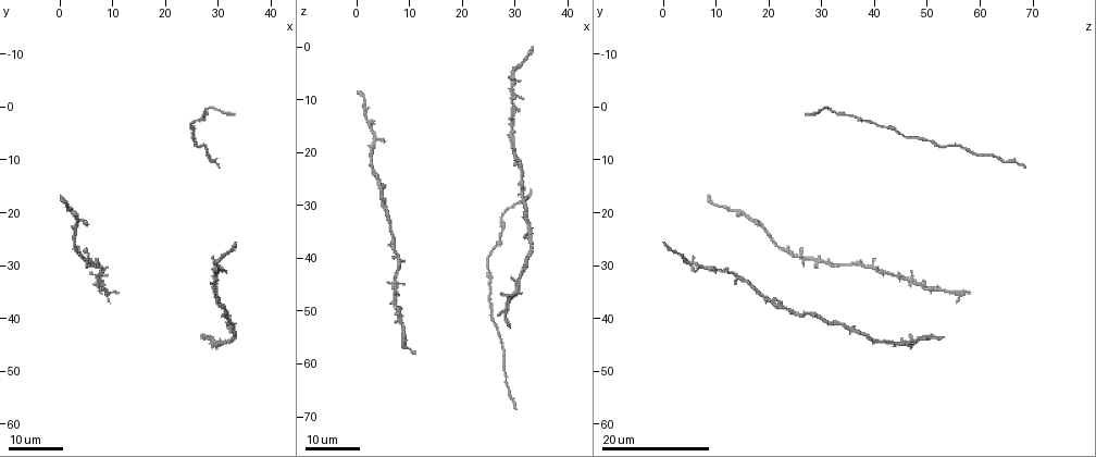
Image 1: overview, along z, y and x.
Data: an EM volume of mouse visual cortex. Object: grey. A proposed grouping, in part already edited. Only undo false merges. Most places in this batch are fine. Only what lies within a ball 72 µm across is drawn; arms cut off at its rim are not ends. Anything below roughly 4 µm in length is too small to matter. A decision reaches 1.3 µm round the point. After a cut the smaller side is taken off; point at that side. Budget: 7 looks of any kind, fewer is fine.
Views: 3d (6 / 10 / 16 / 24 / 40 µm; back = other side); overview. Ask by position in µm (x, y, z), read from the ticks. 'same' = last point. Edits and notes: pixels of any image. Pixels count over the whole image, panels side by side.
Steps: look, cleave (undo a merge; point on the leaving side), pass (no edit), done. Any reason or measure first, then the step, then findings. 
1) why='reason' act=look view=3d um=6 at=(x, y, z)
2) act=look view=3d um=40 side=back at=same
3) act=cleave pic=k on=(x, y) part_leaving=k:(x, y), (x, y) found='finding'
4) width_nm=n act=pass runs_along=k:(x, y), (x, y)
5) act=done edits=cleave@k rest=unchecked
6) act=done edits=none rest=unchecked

act=look view=3d um=24 at=(25.5, 7.0, 52.0)

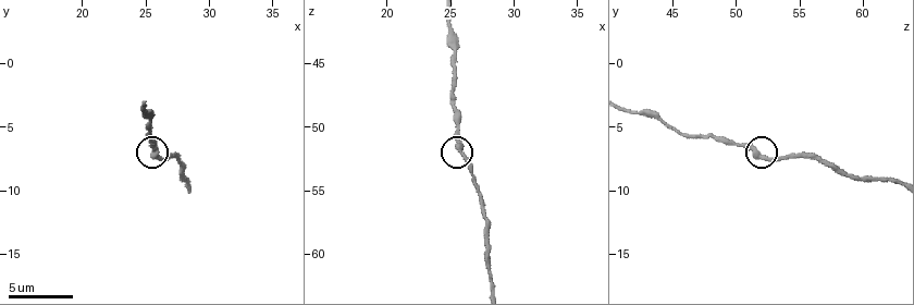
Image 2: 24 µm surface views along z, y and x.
act=look view=3d um=6 at=(26.0, 7.2, 51.4)

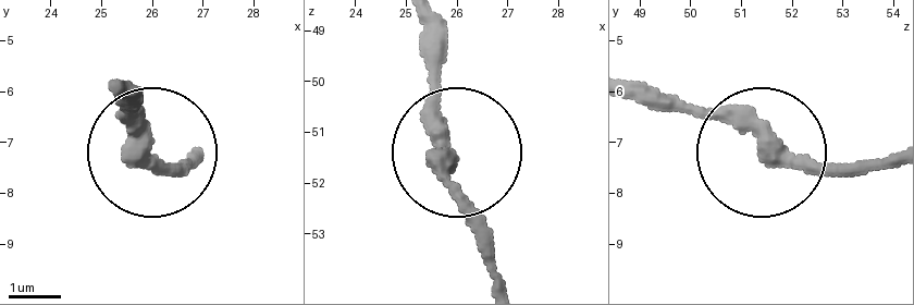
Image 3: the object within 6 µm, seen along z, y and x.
act=pass found='one neuron here'

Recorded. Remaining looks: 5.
act=look view=3d um=24 at=(27.5, 1.0, 32.5)

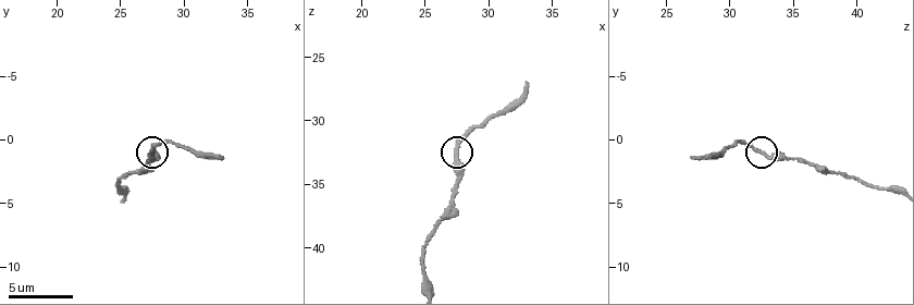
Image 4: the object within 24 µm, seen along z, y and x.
act=look view=3d um=6 at=(27.4, 1.2, 32.8)

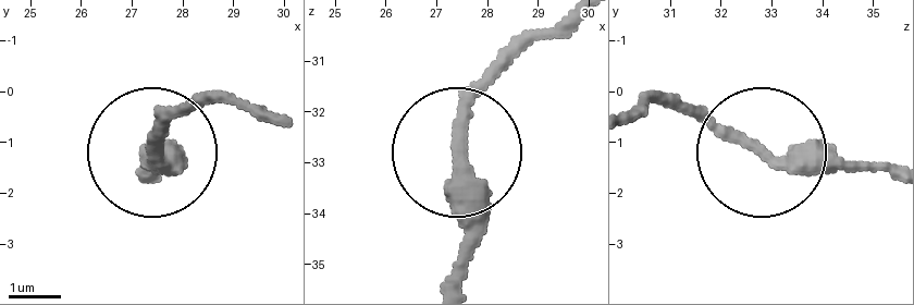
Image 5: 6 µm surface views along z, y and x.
act=pass runs_along=5:(889, 169), (773, 165), (672, 96) found='all the same neuron'

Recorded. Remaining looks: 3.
why='thin arm on a thick one' act=look view=3d um=24 at=(4.5, 28.5, 27.0)

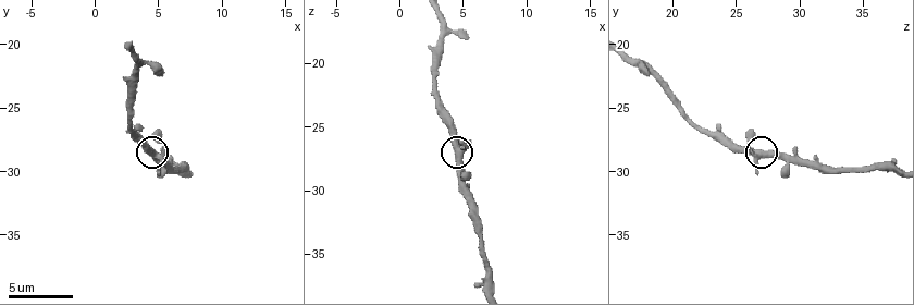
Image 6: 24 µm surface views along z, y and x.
act=look view=3d um=10 at=(5.0, 28.8, 26.6)

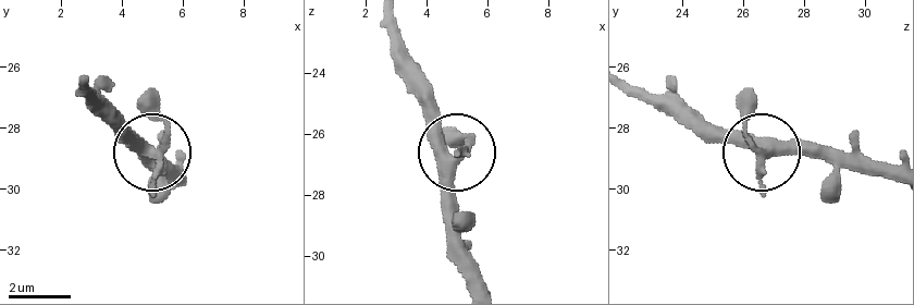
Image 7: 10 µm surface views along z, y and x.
width_nm=340 act=pass found='one neuron here'

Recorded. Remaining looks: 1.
act=done edits=none rest=unchecked

